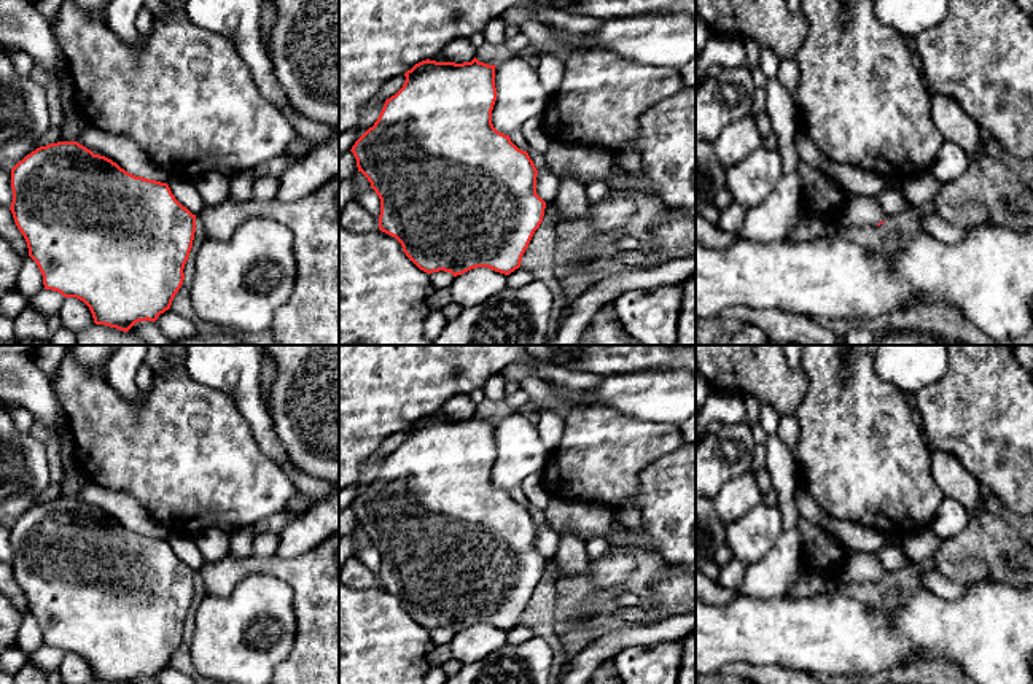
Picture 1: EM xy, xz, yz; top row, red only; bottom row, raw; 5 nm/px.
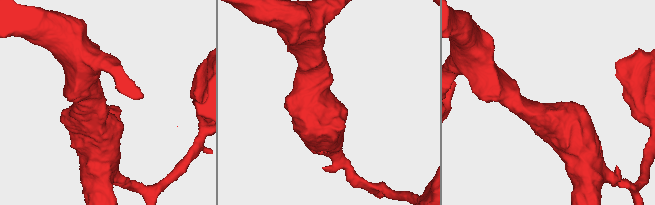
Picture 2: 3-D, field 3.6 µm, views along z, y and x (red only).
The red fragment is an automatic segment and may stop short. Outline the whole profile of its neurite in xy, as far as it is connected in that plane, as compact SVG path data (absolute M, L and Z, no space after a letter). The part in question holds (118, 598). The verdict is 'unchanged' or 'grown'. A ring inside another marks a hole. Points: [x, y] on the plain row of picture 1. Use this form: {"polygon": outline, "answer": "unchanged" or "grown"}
{"polygon": "M57 498L37 504L11 525L11 546L10 566L27 598L29 612L43 632L45 646L83 657L94 679L110 684L156 678L170 665L185 636L196 571L175 555L167 539L135 533L78 498Z", "answer": "unchanged"}

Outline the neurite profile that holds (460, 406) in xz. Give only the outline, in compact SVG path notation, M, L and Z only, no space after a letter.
M455 394L436 414L430 417L463 420L471 418L474 414L476 404L470 394Z

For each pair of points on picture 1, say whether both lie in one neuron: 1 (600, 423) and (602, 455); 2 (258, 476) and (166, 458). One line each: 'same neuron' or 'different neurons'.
1: same neuron
2: same neuron

